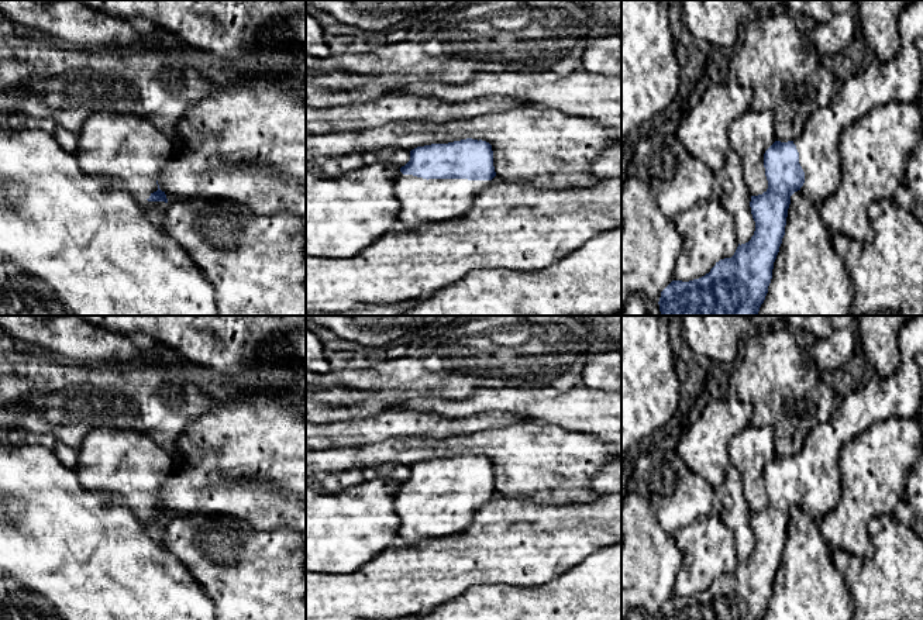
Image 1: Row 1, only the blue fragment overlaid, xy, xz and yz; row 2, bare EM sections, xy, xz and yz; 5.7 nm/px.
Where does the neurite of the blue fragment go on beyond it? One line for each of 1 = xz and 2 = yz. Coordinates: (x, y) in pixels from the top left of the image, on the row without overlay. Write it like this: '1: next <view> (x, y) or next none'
1: next xz (434, 516)
2: next yz (896, 396)

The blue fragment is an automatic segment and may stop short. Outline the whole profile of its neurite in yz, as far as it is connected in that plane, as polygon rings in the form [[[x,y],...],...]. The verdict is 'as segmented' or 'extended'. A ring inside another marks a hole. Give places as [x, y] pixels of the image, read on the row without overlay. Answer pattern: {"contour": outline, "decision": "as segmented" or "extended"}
{"contour": [[[923,316],[898,334],[900,365],[893,376],[874,379],[841,399],[826,423],[816,426],[795,457],[775,457],[764,469],[768,504],[751,512],[755,547],[731,574],[689,597],[672,596],[658,620],[762,620],[782,554],[791,512],[800,506],[819,521],[841,496],[838,458],[845,442],[878,421],[915,418],[923,383],[916,356],[923,352]]], "decision": "extended"}

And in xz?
{"contour": [[[482,455],[431,459],[410,466],[410,476],[400,483],[393,503],[400,520],[397,541],[414,545],[427,538],[441,538],[464,531],[476,510],[496,492],[492,461]]], "decision": "extended"}

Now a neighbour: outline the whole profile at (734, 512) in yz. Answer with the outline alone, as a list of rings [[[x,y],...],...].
[[[733,465],[717,486],[716,496],[720,502],[719,516],[733,534],[737,558],[745,559],[754,551],[755,537],[751,530],[751,509],[745,500],[743,478]]]

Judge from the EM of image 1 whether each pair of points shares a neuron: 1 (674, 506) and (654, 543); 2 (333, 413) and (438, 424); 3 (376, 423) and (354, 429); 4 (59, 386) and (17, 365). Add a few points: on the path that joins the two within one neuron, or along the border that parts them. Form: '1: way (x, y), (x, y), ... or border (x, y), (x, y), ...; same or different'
1: border (648, 499), (658, 523), (672, 534); different
2: border (388, 409), (376, 414), (343, 419), (334, 423); different
3: way (371, 429), (360, 429); same
4: way (50, 386), (38, 386), (27, 375); same

